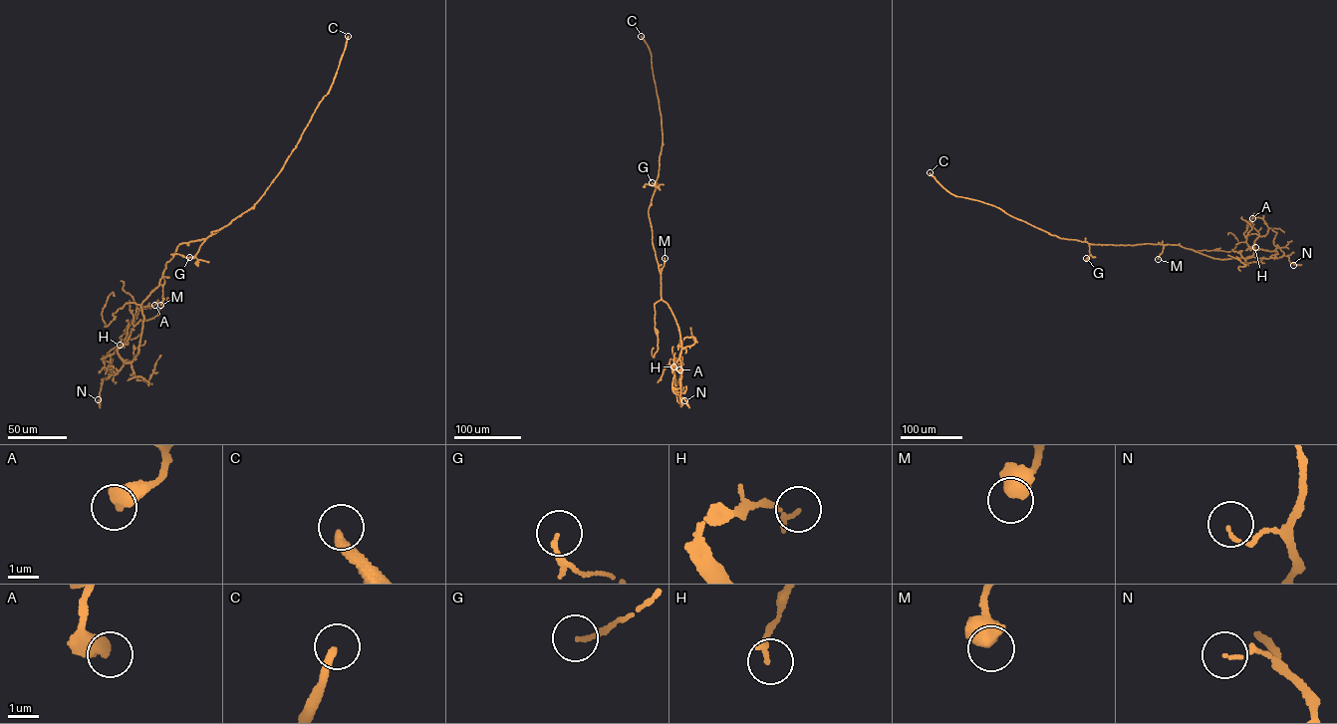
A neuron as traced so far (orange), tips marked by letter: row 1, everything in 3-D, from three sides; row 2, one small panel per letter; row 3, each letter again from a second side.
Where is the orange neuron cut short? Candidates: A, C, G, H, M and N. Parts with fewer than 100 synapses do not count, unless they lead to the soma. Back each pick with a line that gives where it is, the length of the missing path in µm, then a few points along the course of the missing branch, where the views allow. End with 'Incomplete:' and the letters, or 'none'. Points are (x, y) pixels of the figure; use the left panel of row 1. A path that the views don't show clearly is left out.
C: (348, 36) | 180 µm
Incomplete: C

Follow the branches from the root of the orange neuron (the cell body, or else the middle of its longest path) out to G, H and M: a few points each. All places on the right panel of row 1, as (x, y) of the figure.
G: (1114, 245), (1089, 243), (1090, 255), (1086, 258)
H: (1114, 245), (1179, 245), (1221, 259), (1249, 258), (1255, 247)
M: (1114, 245), (1168, 244), (1158, 259)

